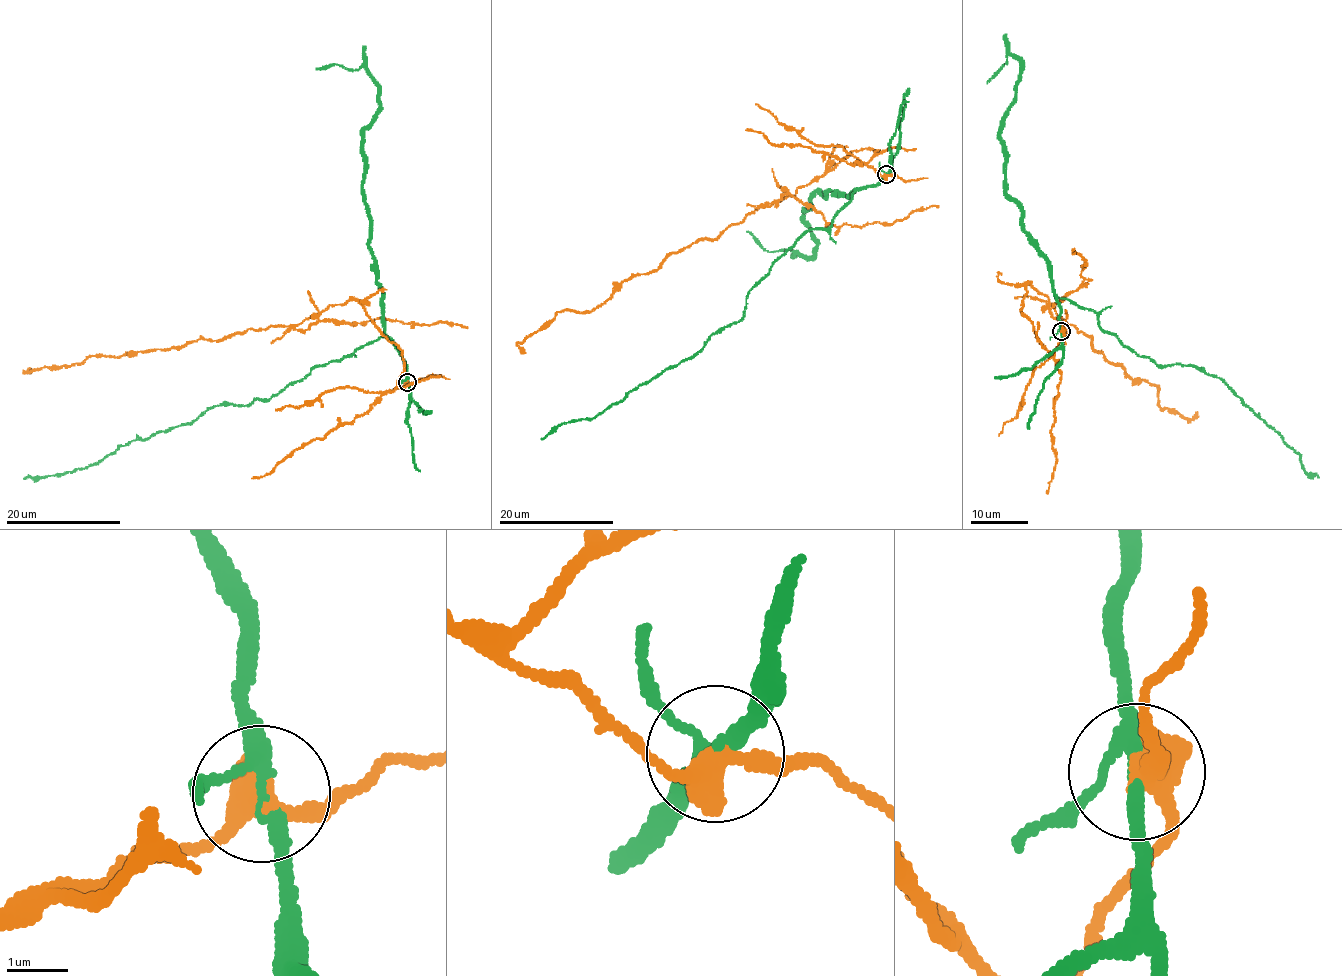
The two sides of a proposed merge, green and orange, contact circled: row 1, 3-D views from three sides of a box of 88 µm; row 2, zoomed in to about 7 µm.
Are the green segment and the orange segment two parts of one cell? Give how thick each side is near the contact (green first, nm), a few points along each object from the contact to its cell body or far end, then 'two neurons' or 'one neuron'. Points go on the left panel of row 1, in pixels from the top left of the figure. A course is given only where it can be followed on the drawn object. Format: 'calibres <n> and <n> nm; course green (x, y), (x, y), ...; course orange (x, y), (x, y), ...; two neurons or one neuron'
calibres 240 and 440 nm; course green (407, 382), (401, 353), (381, 336), (263, 401), (225, 403), (170, 430), (128, 441), (81, 469), (23, 479); course orange (407, 382), (390, 391), (403, 359), (351, 300), (296, 326), (32, 369); two neurons

